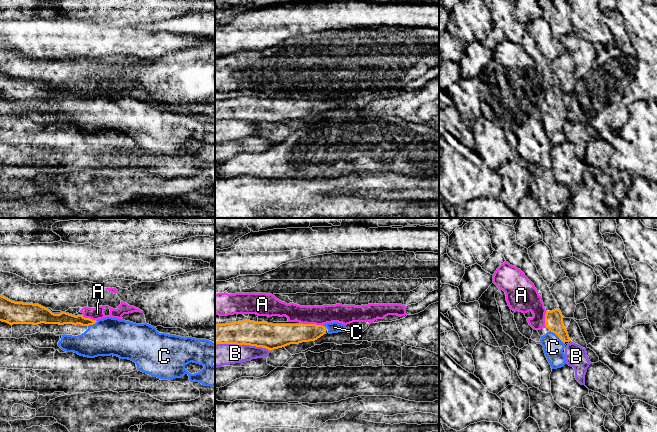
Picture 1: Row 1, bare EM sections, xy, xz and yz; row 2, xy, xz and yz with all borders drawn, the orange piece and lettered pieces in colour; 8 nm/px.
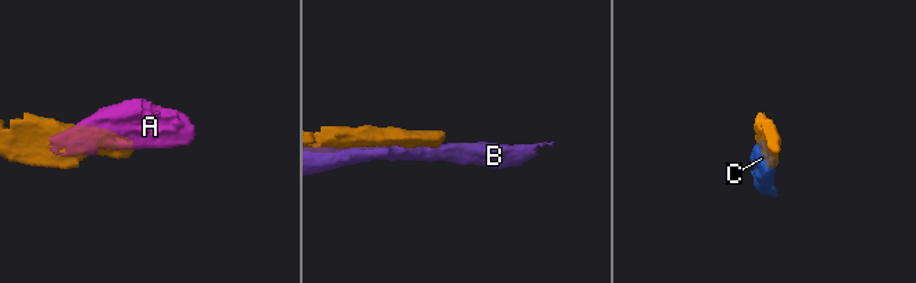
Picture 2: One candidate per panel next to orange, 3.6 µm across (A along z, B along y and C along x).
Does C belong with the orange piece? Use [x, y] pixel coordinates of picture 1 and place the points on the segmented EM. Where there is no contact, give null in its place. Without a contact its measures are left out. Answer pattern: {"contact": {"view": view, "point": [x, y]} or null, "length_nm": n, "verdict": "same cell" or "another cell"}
{"contact": {"view": "yz", "point": [557, 335]}, "length_nm": 160, "verdict": "same cell"}

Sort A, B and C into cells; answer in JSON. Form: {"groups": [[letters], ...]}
{"groups": [["A"], ["B"], ["C"]]}

